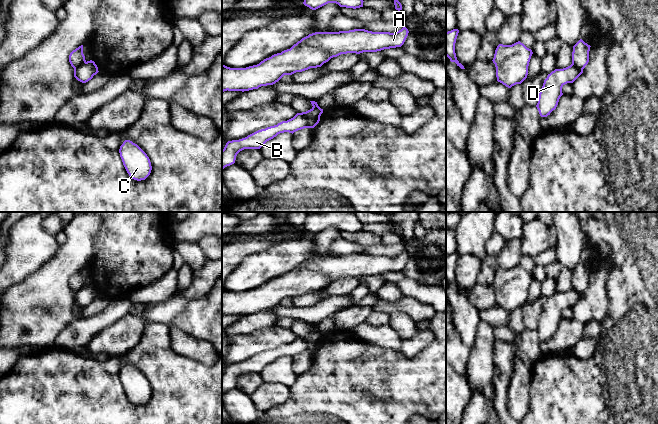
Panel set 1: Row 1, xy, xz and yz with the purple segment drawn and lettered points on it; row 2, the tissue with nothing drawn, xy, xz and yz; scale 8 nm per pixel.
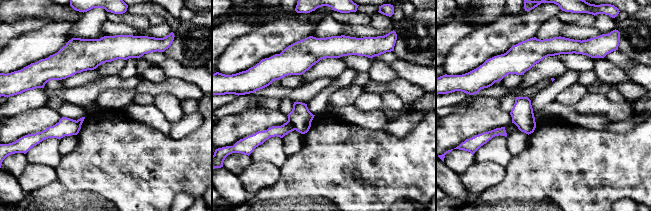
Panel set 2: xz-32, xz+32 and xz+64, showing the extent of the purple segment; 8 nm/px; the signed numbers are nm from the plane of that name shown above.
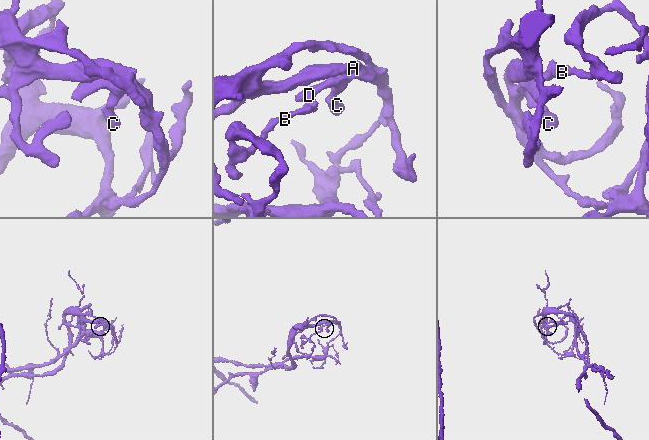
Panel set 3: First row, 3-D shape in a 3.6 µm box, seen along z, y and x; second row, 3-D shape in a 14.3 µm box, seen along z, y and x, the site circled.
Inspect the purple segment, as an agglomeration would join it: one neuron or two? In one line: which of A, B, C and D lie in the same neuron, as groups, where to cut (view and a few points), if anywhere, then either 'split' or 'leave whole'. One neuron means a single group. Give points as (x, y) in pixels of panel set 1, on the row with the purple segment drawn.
A C D / B | xz (300, 113), (306, 118), (310, 127) | split

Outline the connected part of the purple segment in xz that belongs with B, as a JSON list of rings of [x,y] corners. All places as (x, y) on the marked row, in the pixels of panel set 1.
[[[301,113],[293,118],[282,121],[277,125],[258,130],[245,138],[228,141],[222,150],[222,170],[235,163],[237,154],[244,149],[260,149],[267,141],[280,133],[294,133],[298,130],[310,128],[309,121]]]

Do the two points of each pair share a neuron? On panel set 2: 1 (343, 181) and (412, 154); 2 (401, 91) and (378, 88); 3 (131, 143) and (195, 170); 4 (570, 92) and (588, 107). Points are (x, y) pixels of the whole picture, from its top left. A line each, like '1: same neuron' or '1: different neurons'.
1: same neuron
2: same neuron
3: same neuron
4: different neurons

